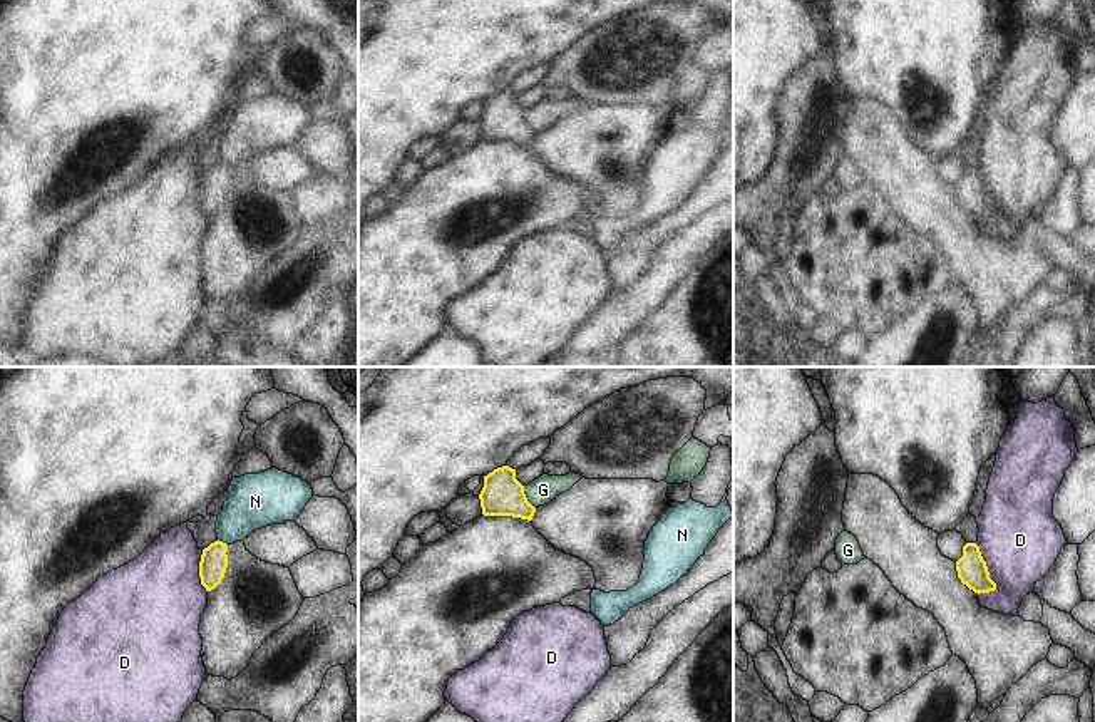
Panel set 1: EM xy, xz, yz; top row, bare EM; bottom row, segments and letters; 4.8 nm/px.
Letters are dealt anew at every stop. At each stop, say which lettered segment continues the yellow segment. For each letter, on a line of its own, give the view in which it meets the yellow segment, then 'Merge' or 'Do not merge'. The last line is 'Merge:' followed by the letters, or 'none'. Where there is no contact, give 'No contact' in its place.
D: Touches yellow in yz. Do not merge
G: Touches yellow in xz. Do not merge
N: Touches yellow in xy. Do not merge
Merge: none

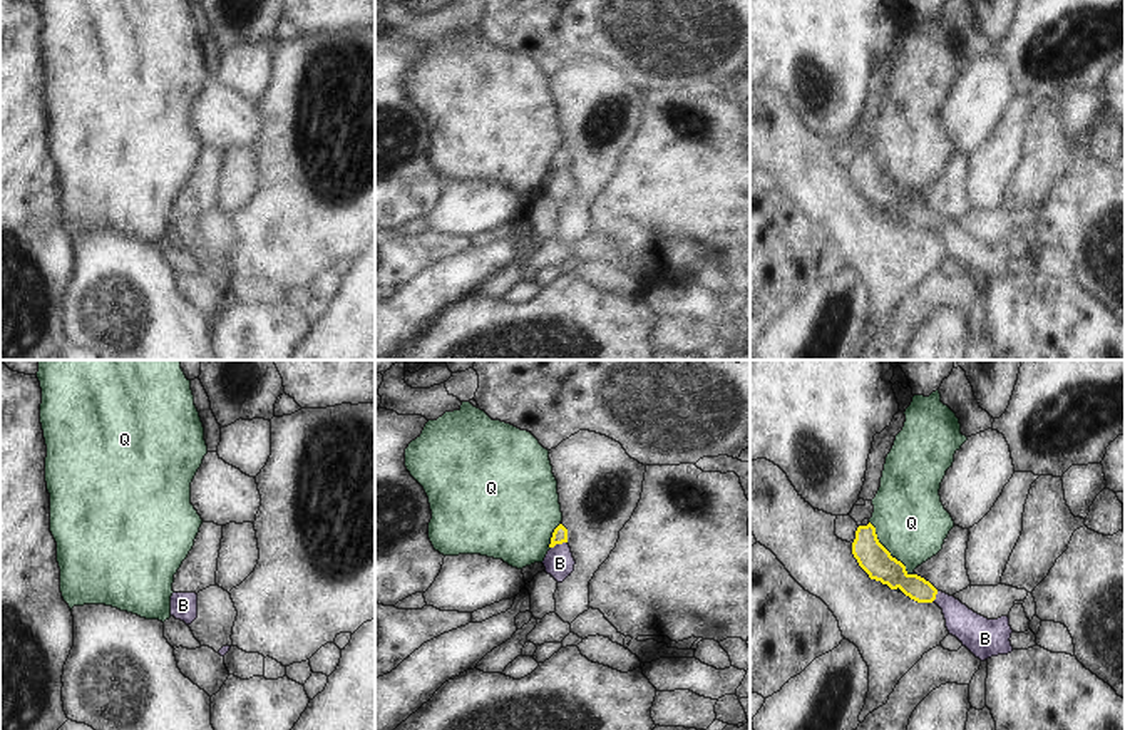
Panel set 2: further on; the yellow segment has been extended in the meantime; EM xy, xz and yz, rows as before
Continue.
B: Touches yellow in xz. Merge
Q: Touches yellow in yz. Do not merge
Merge: B

